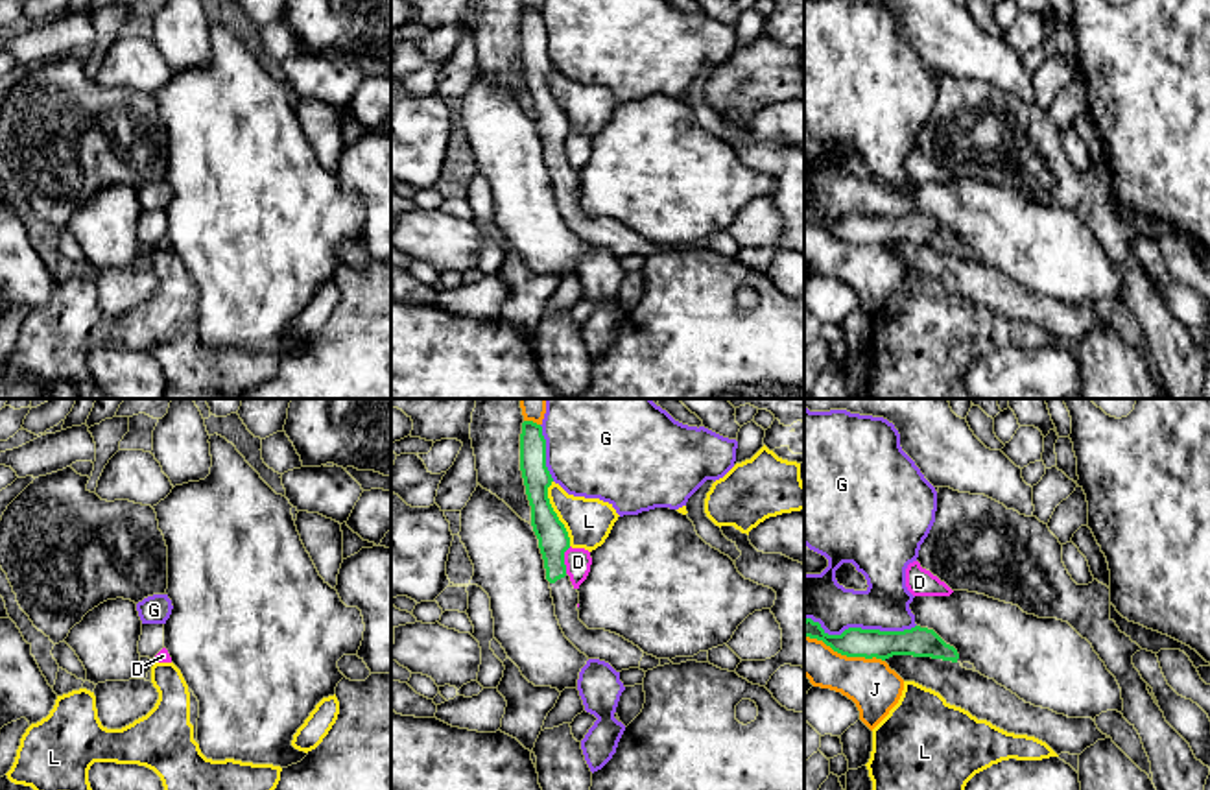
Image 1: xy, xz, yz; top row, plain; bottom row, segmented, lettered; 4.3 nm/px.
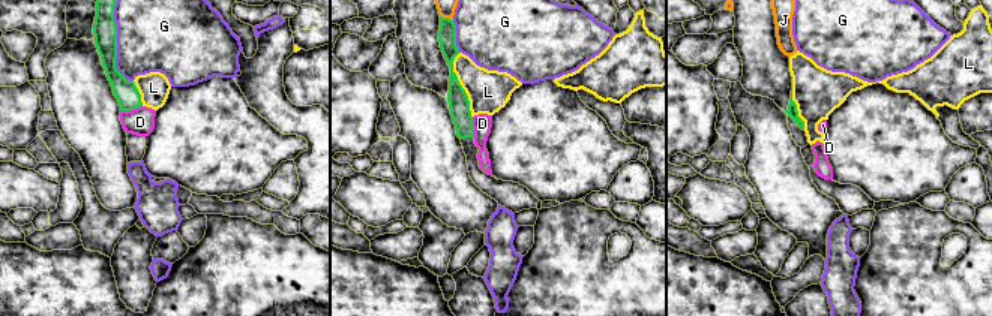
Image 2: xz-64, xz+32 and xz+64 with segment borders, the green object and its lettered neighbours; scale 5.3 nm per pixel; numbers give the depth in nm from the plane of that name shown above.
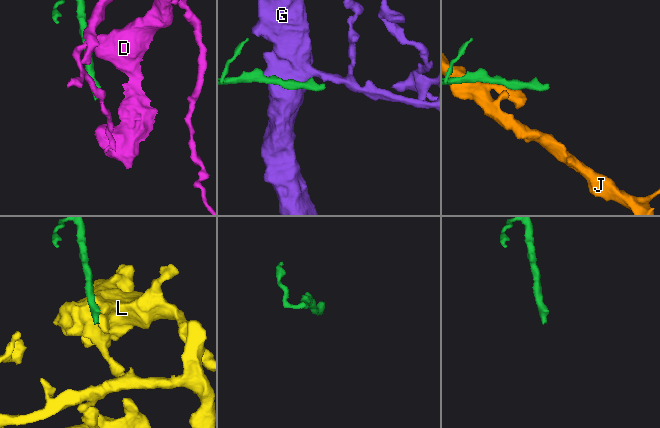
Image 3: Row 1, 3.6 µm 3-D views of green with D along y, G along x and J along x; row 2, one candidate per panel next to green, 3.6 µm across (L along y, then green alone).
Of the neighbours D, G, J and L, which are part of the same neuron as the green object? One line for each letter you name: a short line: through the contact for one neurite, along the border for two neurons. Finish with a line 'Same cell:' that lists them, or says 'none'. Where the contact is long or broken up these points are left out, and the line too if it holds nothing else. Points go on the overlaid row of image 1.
Same cell: none

